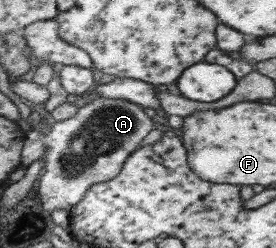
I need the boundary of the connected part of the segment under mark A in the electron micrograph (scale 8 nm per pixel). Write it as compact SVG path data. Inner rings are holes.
M96 95L94 101L82 106L72 119L57 121L48 134L28 131L22 163L29 166L43 159L46 167L38 182L43 207L50 212L58 209L70 211L82 202L95 183L117 178L126 160L154 129L154 121L144 106L126 99Z

